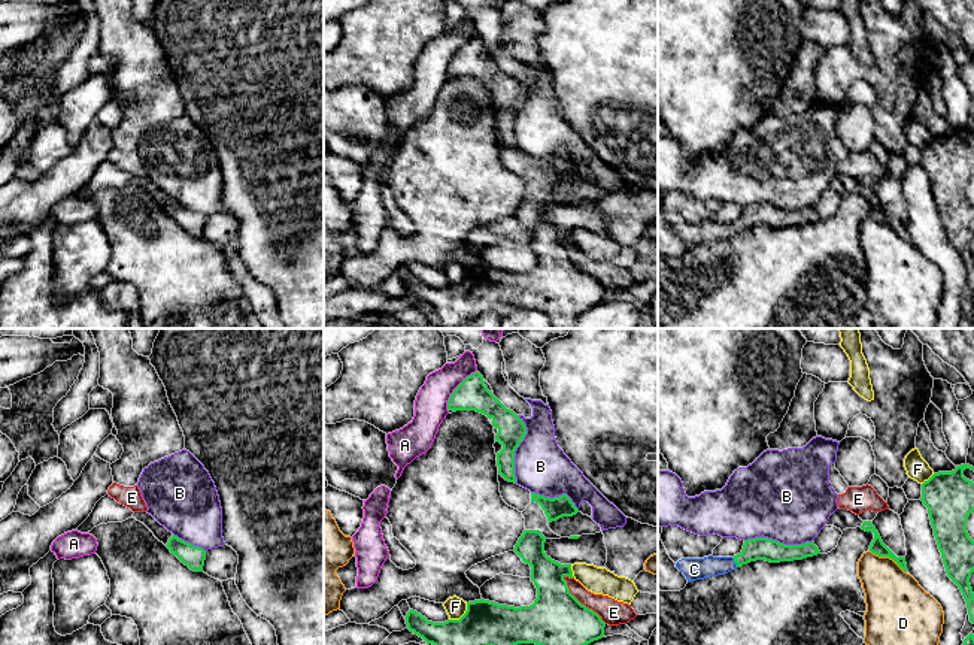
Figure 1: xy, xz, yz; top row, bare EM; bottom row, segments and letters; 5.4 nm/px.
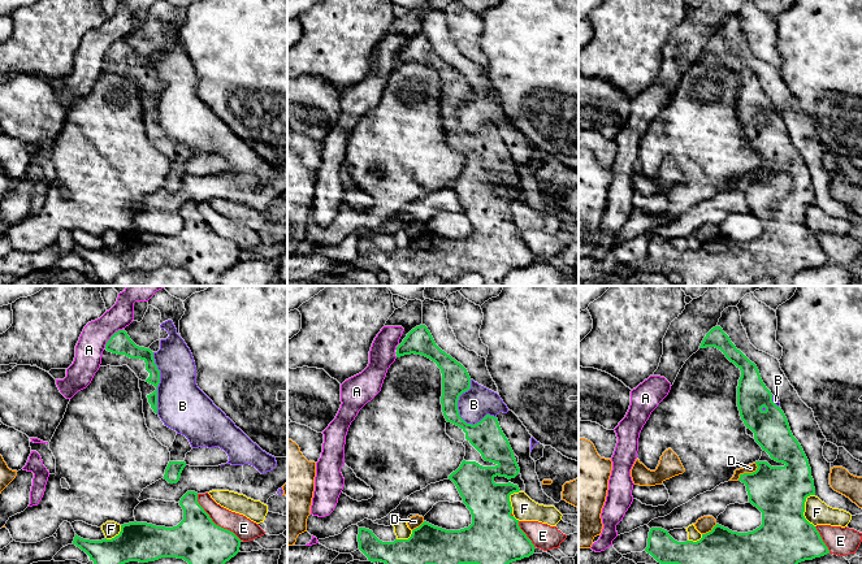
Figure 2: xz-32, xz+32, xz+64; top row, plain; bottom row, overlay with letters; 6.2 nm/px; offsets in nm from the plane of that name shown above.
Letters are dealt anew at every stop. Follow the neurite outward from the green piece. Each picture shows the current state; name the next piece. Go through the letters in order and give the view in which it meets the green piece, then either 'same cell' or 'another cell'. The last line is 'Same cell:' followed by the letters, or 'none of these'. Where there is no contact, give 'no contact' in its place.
A: meets green in xz; another cell
B: meets green in xz; another cell
C: meets green in yz; same cell
D: meets green in yz; another cell
E: meets green in xz; another cell
F: meets green in xz; another cell
Same cell: C

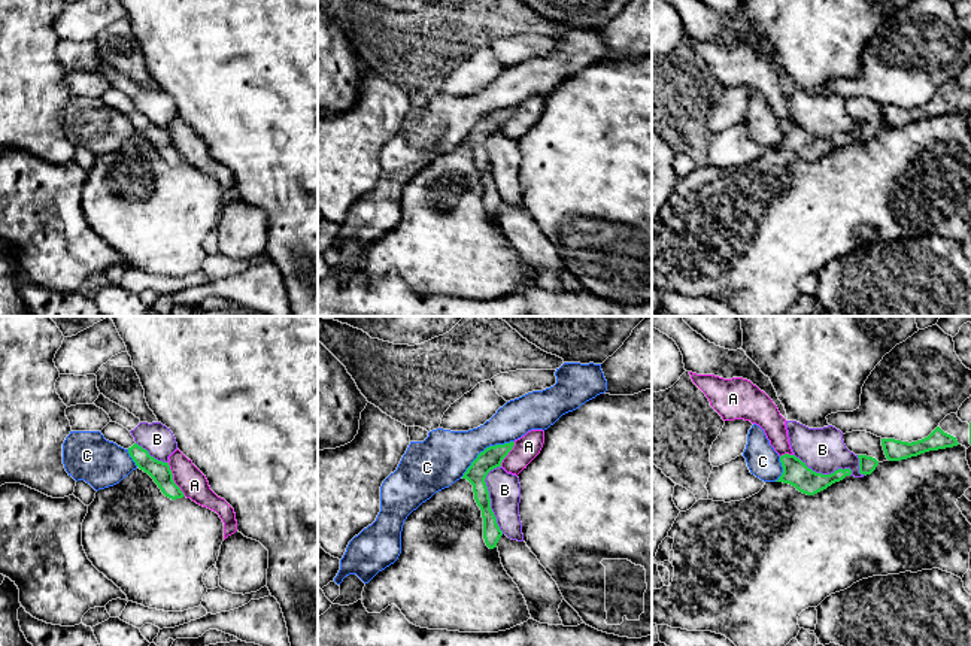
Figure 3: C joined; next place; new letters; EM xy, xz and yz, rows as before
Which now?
A: meets green in xy; another cell
B: meets green in xz; another cell
C: meets green in xz; another cell
Same cell: none of these

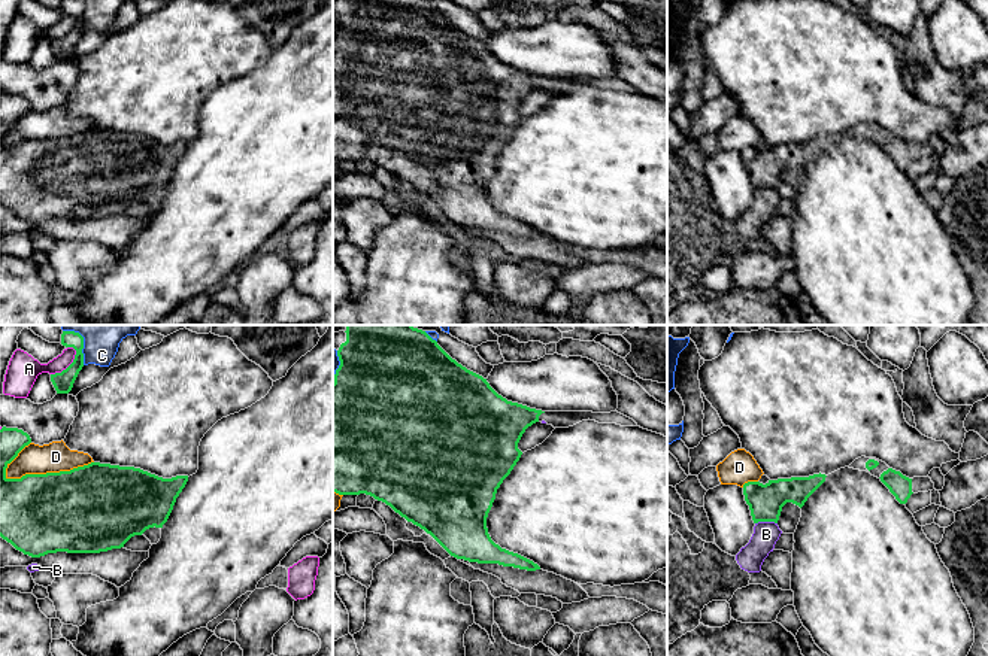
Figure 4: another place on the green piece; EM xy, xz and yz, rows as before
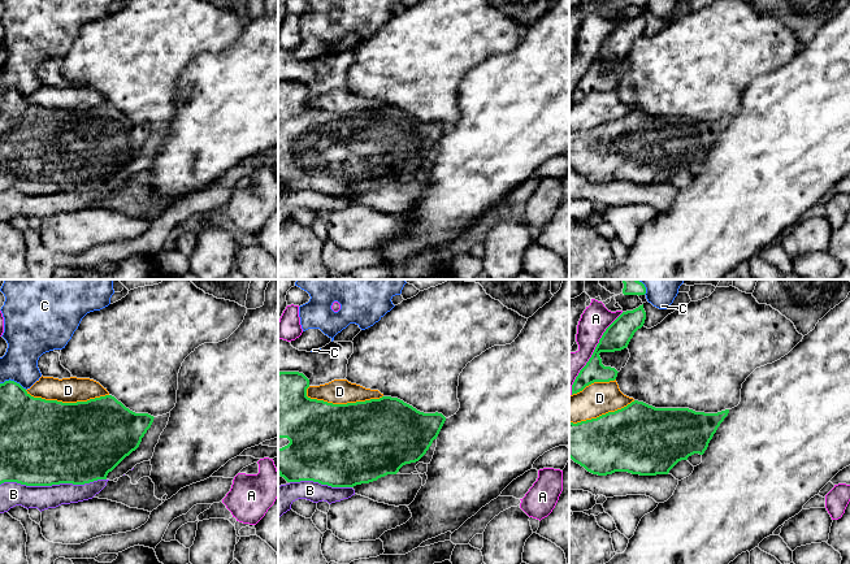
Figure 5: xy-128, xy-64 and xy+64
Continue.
A: meets green in xy; another cell
B: meets green in yz; another cell
C: meets green in xy; another cell
D: meets green in xy; another cell
Same cell: none of these

